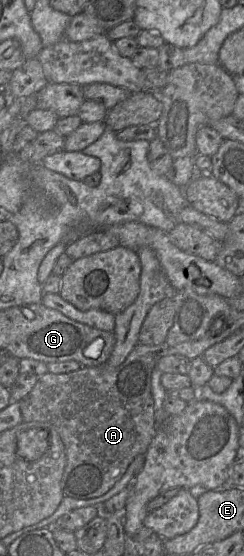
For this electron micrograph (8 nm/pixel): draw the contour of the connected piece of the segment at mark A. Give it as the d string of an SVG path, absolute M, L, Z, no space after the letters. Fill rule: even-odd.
M194 340L179 343L176 345L169 345L167 343L162 343L160 345L145 345L138 343L129 355L124 359L124 361L116 367L110 367L108 365L98 365L98 366L86 366L80 369L68 373L44 373L38 377L38 380L32 390L21 400L18 401L22 418L24 422L45 422L51 424L55 427L59 433L62 442L65 447L66 455L66 465L62 476L62 492L64 496L72 497L75 499L92 499L95 497L100 497L108 492L115 483L124 475L128 466L133 461L133 459L138 455L145 455L149 444L156 434L156 421L155 421L155 411L154 411L154 400L151 390L151 374L156 366L157 361L169 355L184 355L189 359L194 359L198 356L202 356L203 353L208 349L206 345L201 345L201 343L207 340Z

